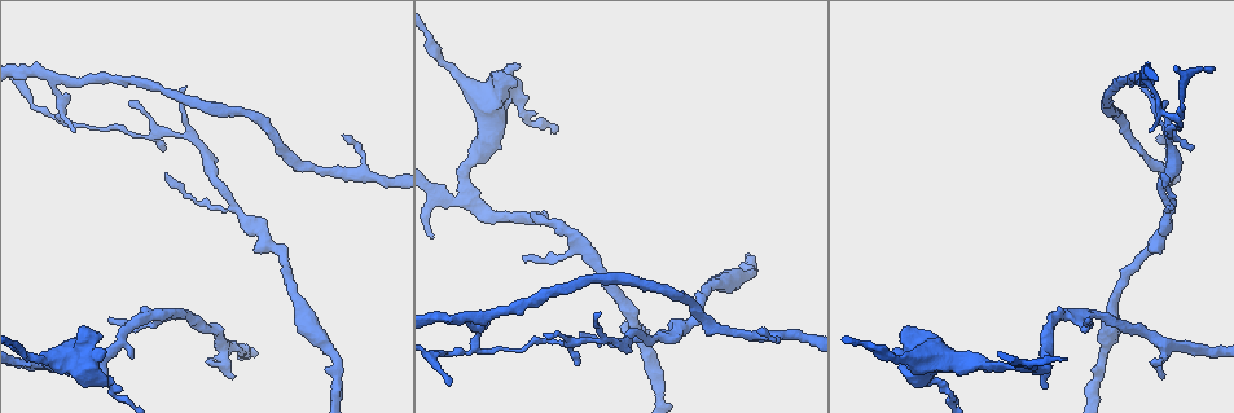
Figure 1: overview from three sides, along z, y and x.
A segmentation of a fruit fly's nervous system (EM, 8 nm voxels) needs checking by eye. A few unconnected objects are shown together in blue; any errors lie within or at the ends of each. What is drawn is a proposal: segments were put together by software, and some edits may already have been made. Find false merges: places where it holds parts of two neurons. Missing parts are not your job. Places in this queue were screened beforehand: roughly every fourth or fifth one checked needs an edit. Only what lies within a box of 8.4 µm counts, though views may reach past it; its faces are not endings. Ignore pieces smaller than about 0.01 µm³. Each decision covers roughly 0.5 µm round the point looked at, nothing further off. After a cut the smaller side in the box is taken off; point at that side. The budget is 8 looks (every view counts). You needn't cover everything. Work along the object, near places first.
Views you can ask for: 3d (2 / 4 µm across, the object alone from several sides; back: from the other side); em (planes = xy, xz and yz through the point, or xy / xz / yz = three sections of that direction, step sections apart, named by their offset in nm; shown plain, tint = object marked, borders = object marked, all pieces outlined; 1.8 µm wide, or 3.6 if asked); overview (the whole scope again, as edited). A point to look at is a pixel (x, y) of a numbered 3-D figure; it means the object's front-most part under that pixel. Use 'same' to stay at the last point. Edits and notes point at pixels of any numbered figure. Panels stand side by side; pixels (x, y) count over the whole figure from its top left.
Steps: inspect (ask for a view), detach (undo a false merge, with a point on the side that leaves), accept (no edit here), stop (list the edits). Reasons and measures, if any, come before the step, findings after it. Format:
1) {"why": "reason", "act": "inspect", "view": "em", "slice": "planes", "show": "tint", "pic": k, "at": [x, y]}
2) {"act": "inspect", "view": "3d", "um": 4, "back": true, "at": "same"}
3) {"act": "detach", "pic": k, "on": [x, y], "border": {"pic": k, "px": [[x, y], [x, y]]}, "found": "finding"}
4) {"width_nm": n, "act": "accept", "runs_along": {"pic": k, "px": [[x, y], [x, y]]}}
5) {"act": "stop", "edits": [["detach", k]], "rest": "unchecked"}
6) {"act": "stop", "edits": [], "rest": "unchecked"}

{"why": "four arms meet", "act": "inspect", "view": "3d", "um": 4, "pic": 1, "at": [59, 106]}

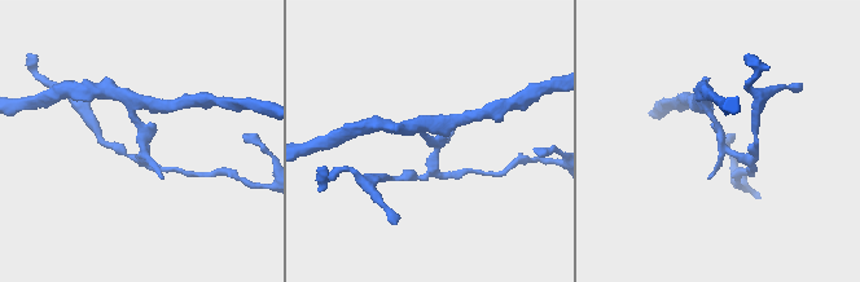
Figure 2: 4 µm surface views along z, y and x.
{"why": "need the tissue", "act": "inspect", "view": "em", "slice": "planes", "show": "tint", "pic": 2, "at": [139, 139]}

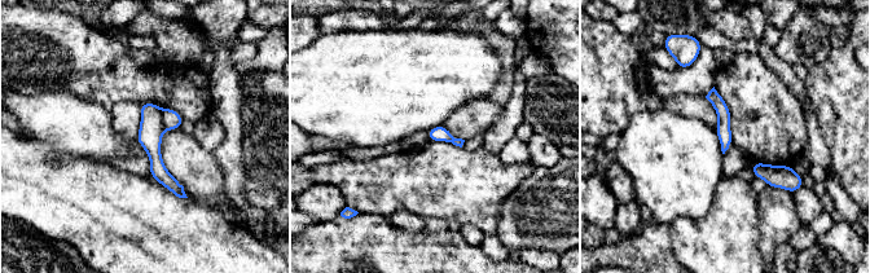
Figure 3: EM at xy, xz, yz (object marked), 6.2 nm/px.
{"act": "detach", "pic": 3, "on": [150, 132], "found": "two neurons meet here"}

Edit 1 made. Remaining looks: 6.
{"why": "see it whole again", "act": "inspect", "view": "overview"}

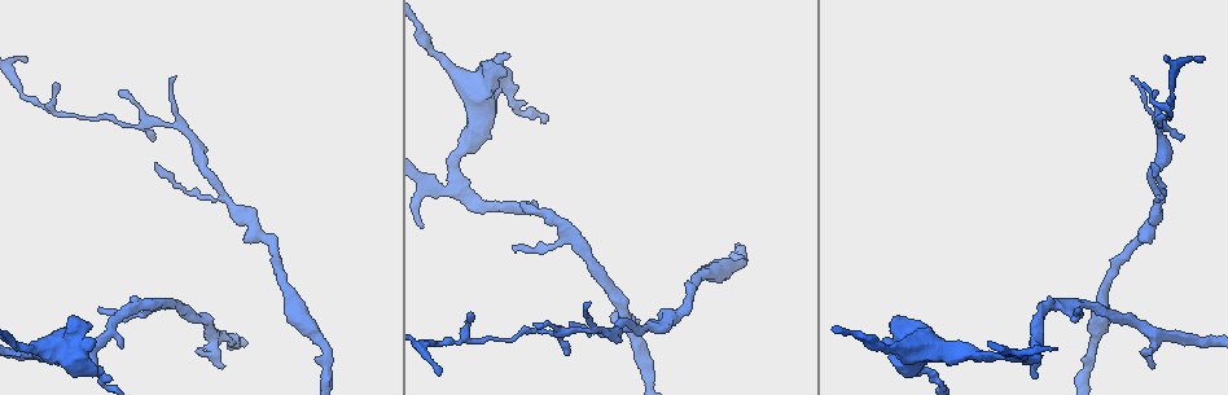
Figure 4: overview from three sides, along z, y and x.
{"why": "calibre changes", "act": "inspect", "view": "em", "slice": "xy", "step": 4, "show": "tint", "pic": 4, "at": [224, 193]}

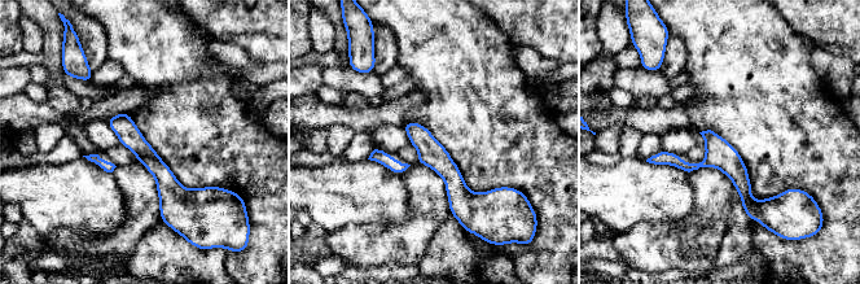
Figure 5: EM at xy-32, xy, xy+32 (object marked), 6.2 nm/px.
{"act": "inspect", "view": "em", "slice": "planes", "show": "tint", "at": "same"}

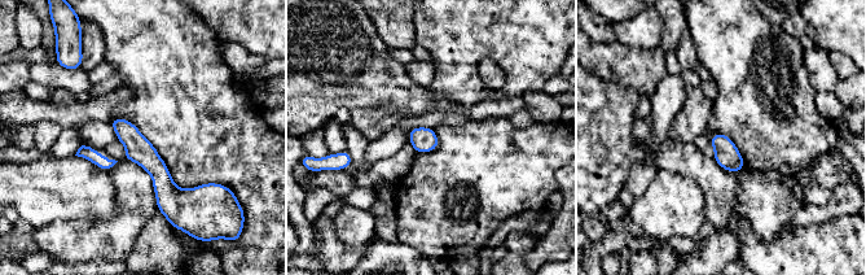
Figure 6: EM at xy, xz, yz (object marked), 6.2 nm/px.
{"act": "accept", "found": "continuous, no second neuron"}

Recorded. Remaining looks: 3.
{"why": "branch point", "act": "inspect", "view": "3d", "um": 4, "pic": 4, "at": [50, 348]}

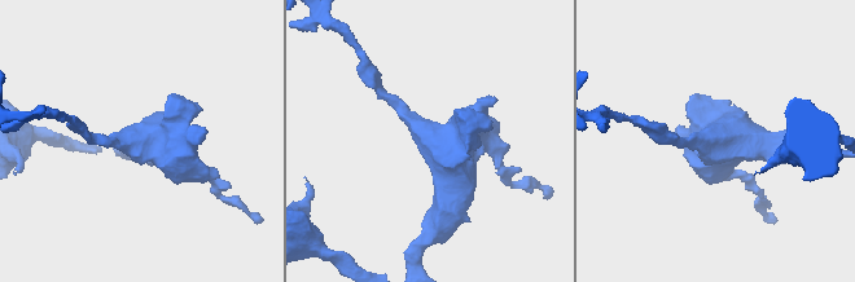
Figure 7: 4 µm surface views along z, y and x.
{"act": "inspect", "view": "em", "slice": "xz", "step": 16, "show": "tint", "pic": 7, "at": [715, 138]}

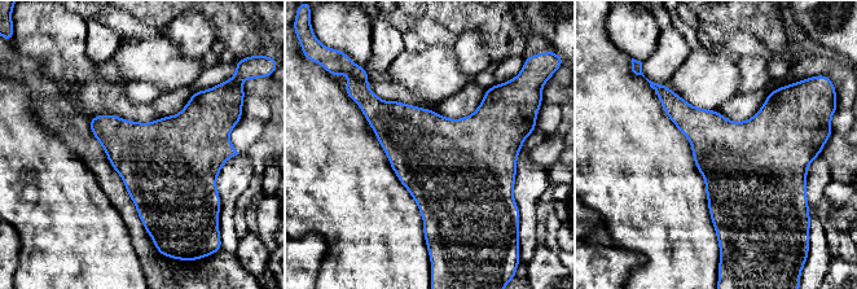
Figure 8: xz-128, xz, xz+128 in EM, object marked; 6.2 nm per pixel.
{"act": "inspect", "view": "em", "slice": "planes", "show": "tint", "at": "same"}

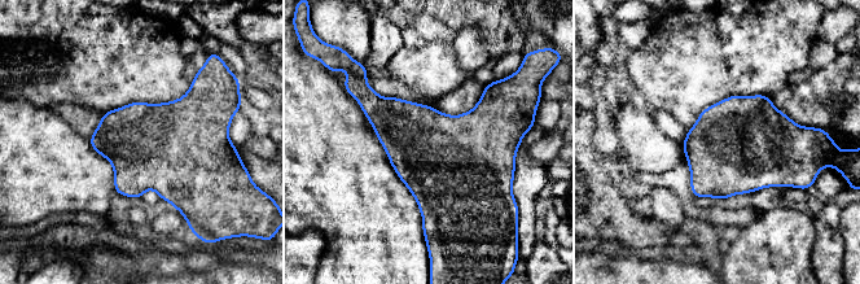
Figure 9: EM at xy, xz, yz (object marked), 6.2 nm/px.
{"width_nm": 550, "act": "accept", "found": "one neuron here"}

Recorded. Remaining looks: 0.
{"act": "stop", "edits": [["detach", 3]], "rest": "unchecked"}

